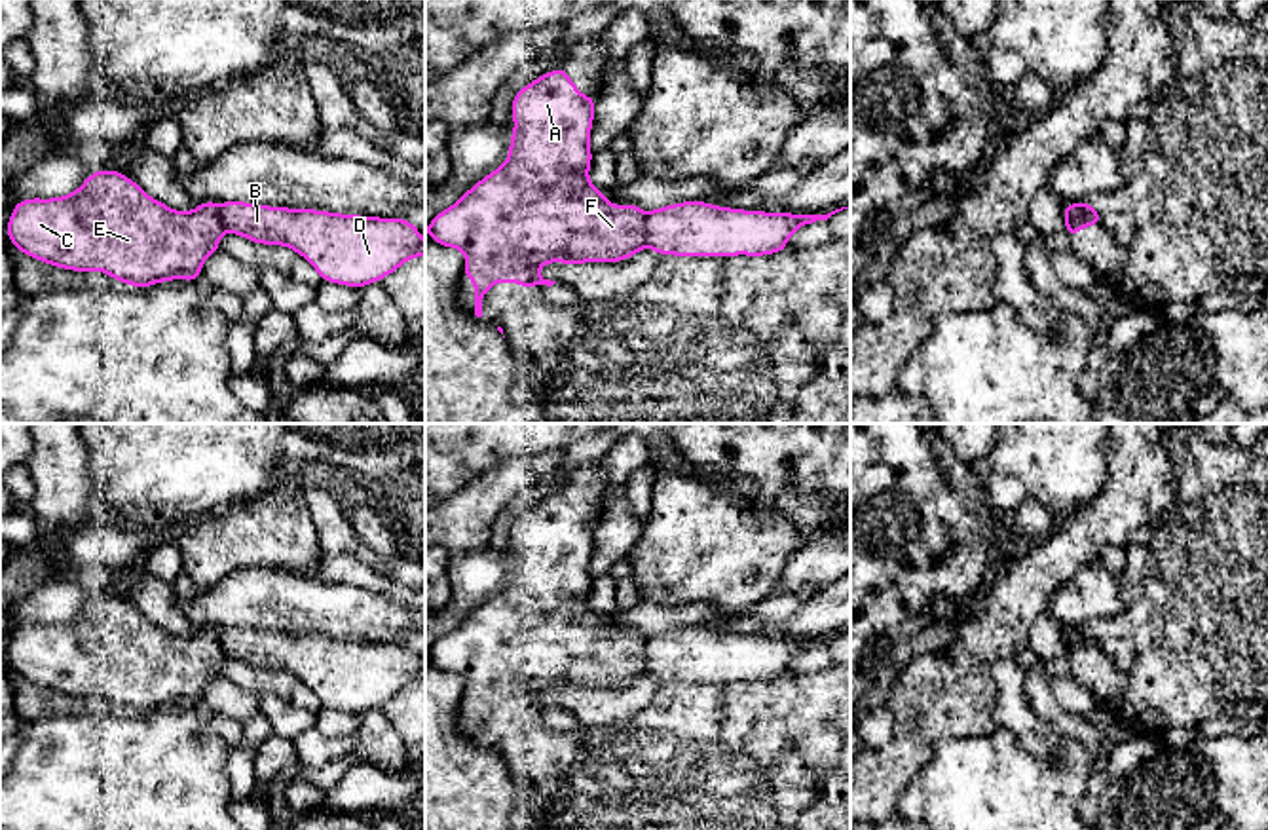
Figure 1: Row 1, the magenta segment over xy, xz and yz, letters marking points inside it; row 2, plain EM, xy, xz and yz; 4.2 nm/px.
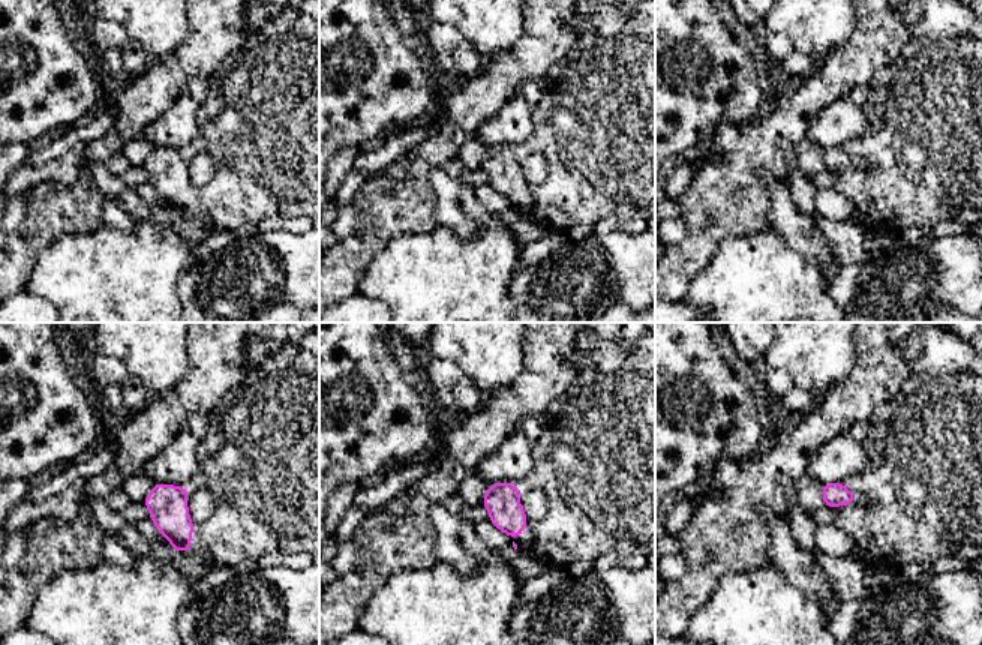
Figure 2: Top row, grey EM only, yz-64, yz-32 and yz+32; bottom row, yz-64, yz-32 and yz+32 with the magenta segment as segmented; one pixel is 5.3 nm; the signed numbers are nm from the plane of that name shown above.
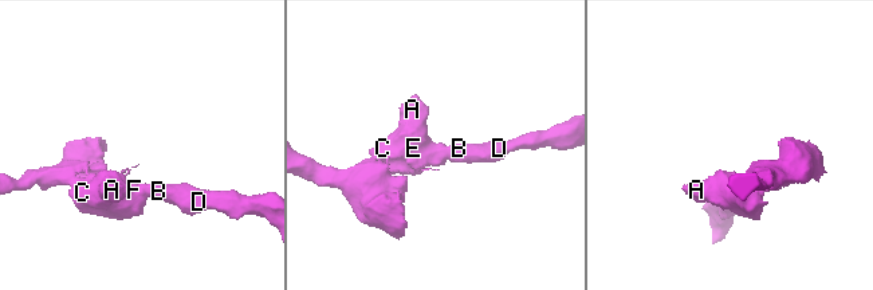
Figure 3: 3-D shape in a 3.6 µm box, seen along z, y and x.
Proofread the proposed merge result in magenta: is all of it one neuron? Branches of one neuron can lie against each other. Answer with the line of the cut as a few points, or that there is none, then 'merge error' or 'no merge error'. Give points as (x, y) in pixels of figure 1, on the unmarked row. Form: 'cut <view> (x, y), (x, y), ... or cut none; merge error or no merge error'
cut xz (644, 639), (648, 671); merge error

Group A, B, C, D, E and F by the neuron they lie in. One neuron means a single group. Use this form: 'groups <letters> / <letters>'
groups A C E F / B D

